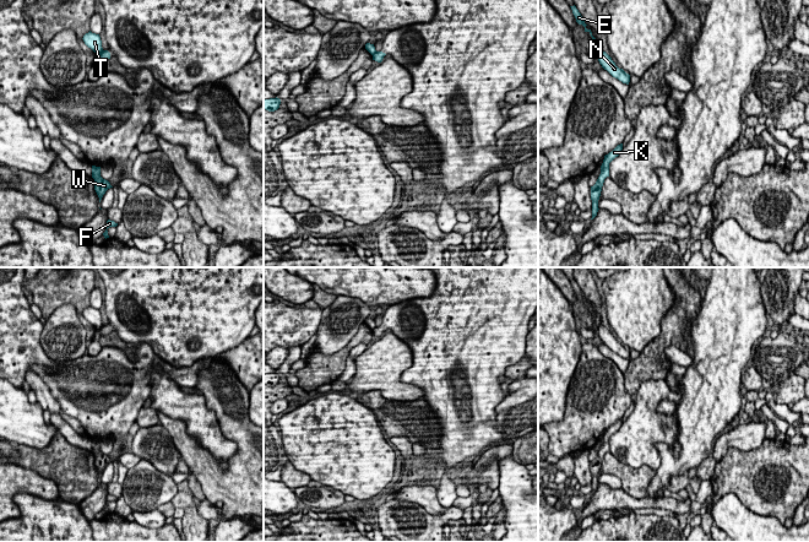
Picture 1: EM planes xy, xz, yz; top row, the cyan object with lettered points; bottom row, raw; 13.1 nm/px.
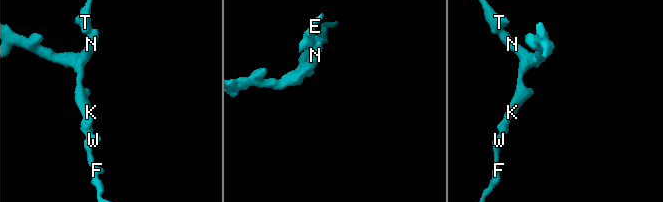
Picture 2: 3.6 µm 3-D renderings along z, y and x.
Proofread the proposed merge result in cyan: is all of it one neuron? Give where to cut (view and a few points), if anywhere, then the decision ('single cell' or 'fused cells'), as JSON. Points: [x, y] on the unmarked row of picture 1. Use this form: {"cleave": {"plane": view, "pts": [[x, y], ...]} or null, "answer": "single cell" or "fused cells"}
{"cleave": {"plane": "xy", "pts": [[102, 324], [97, 330]]}, "answer": "fused cells"}

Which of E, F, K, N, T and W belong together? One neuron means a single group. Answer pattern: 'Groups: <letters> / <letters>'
Groups: E T / F K N W

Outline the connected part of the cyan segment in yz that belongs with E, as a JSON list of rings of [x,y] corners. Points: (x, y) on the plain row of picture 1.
[[[574,280],[574,281],[570,281],[570,282],[571,282],[571,284],[572,284],[572,288],[574,288],[575,293],[576,293],[576,297],[577,297],[579,299],[582,299],[582,300],[585,302],[585,307],[588,307],[588,308],[591,309],[591,311],[592,311],[592,319],[593,319],[593,323],[594,323],[594,327],[598,329],[598,327],[602,325],[602,324],[601,324],[601,321],[602,321],[601,315],[597,315],[597,314],[592,310],[591,304],[587,304],[587,303],[586,303],[587,299],[585,298],[583,292],[581,291],[581,288],[580,288],[579,284],[576,283],[576,281]]]

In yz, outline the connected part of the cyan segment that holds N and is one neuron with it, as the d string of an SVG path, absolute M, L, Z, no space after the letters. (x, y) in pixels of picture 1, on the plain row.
M601 325L597 329L597 334L602 342L607 345L613 352L618 353L623 358L629 359L630 349L626 348L623 343L619 343L606 326Z

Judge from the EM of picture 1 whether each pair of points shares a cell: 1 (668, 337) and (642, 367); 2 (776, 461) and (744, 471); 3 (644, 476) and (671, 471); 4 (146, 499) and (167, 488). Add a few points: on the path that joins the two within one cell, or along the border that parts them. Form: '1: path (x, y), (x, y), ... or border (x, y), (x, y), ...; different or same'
1: path (661, 345), (650, 359); same
2: path (769, 465), (763, 465), (756, 471), (752, 471); same
3: border (656, 471), (647, 487), (647, 496), (653, 499); different
4: path (151, 494), (157, 488), (162, 488); same

